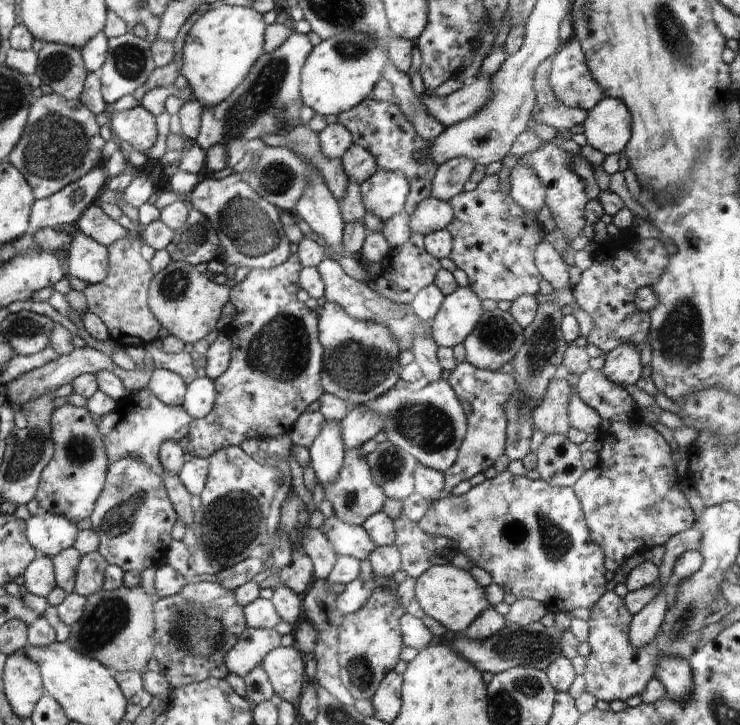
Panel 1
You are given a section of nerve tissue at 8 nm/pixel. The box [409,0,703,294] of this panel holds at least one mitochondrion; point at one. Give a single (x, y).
(676, 39)

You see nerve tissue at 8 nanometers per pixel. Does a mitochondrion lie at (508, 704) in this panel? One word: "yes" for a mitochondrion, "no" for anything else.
yes

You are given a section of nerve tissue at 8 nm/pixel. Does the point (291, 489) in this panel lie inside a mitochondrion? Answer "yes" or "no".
no

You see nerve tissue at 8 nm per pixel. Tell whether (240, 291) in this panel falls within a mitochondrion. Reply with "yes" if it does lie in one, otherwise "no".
no

